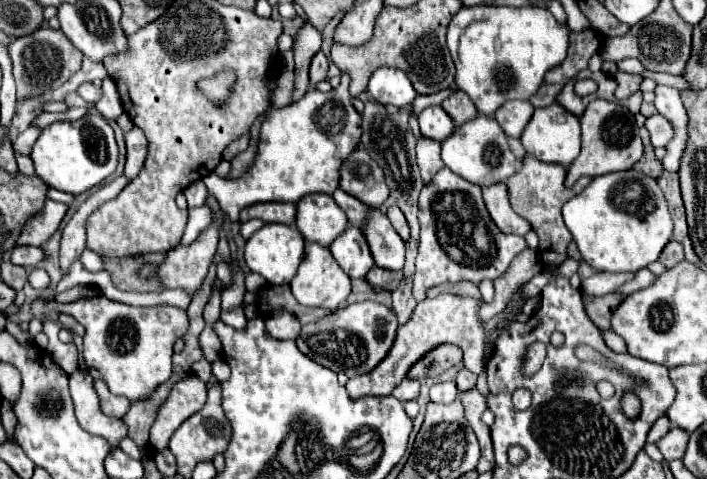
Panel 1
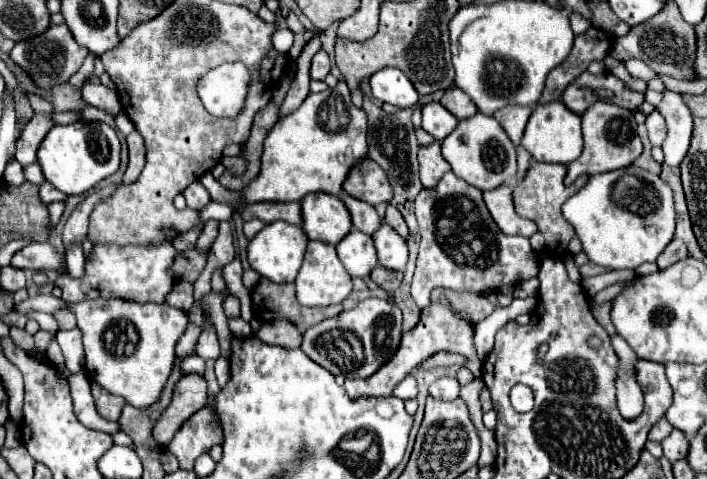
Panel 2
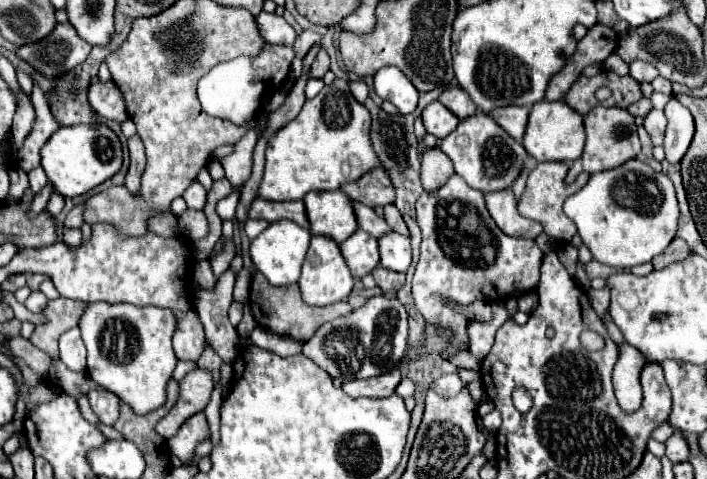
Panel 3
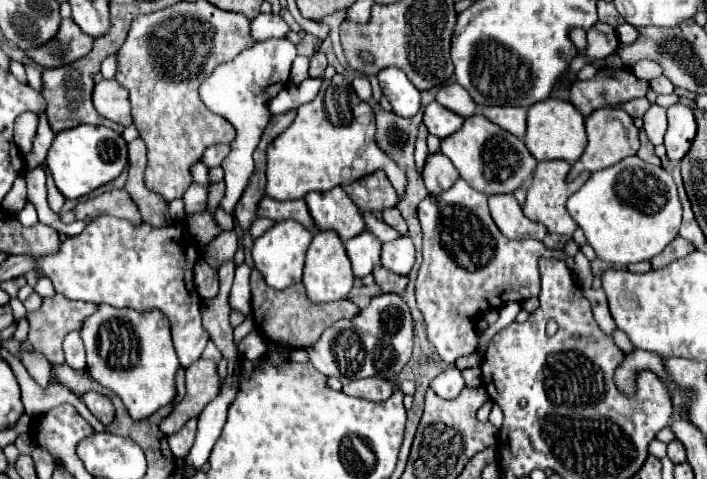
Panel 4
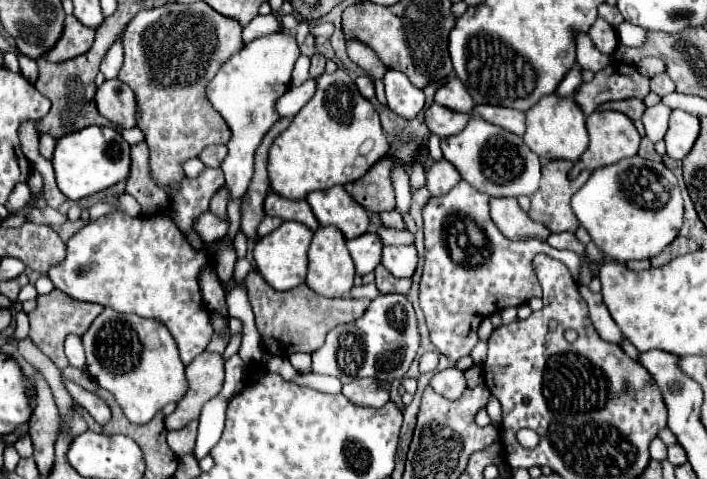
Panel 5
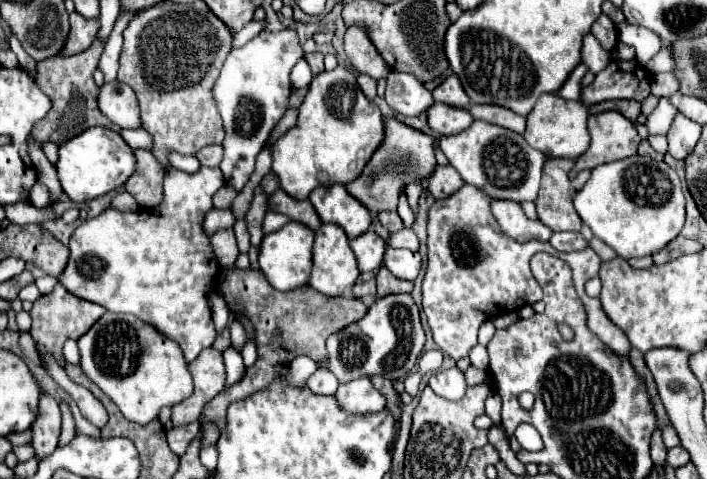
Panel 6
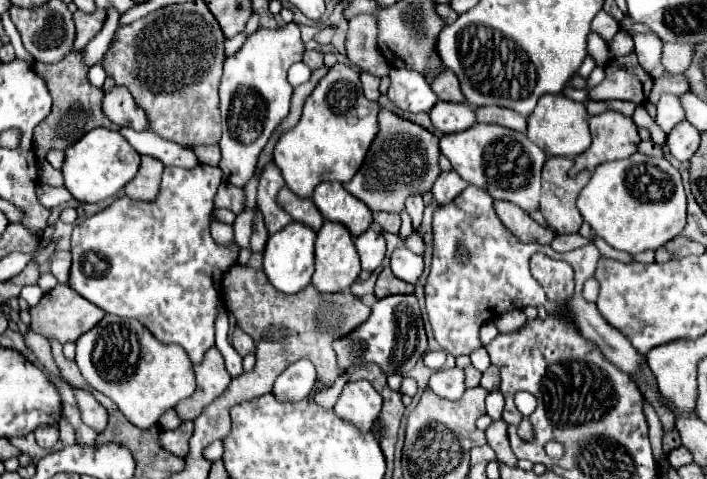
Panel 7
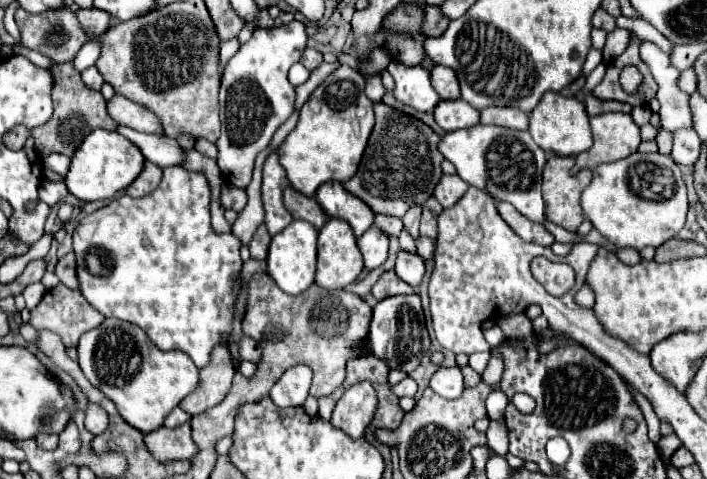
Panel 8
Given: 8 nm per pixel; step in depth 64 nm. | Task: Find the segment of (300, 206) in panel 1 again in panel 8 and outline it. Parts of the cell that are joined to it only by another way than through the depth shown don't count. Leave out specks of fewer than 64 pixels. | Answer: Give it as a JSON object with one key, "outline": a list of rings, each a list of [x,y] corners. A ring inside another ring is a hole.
{"outline":[[[324,182],[316,190],[314,198],[322,206],[326,216],[348,222],[352,226],[356,238],[360,238],[374,222],[372,210],[360,198],[346,192],[340,182]]]}

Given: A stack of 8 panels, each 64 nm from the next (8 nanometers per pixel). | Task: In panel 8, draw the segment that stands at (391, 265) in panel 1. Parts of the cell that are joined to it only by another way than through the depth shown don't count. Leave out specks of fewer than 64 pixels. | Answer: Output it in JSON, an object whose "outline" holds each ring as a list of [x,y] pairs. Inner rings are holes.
{"outline":[[[400,250],[396,256],[398,256],[396,258],[396,268],[394,268],[396,274],[404,282],[408,282],[410,286],[416,288],[420,284],[422,276],[424,276],[424,260],[418,254],[406,252],[406,250]]]}

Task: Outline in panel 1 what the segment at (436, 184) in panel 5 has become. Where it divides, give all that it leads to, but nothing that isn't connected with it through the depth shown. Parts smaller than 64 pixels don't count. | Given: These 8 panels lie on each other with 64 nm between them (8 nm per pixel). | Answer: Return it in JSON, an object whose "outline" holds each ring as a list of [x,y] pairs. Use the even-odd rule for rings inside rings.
{"outline":[[[420,138],[416,144],[416,160],[418,160],[418,168],[422,172],[424,184],[428,184],[434,178],[434,174],[440,168],[444,168],[444,162],[440,158],[440,142]]]}

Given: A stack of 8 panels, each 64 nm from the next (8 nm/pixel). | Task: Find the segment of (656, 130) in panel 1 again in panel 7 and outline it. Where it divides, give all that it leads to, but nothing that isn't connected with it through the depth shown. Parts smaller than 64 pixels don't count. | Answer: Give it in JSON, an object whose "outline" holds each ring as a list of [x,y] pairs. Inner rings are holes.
{"outline":[[[664,94],[664,96],[658,100],[654,122],[668,134],[682,118],[684,118],[684,110],[682,110],[678,98],[672,96],[672,94]]]}

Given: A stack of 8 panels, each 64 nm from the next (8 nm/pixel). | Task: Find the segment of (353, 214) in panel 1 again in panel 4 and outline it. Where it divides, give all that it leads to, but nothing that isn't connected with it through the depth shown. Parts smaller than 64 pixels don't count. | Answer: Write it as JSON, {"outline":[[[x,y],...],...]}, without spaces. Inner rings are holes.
{"outline":[[[362,212],[362,218],[364,218],[364,224],[366,224],[366,230],[372,232],[380,242],[390,242],[390,240],[400,236],[394,228],[386,226],[386,222],[376,218],[372,212]]]}

